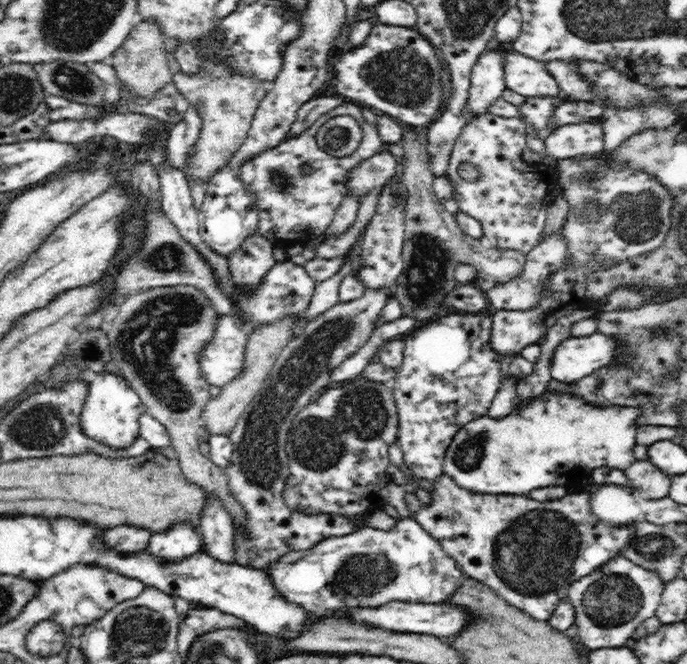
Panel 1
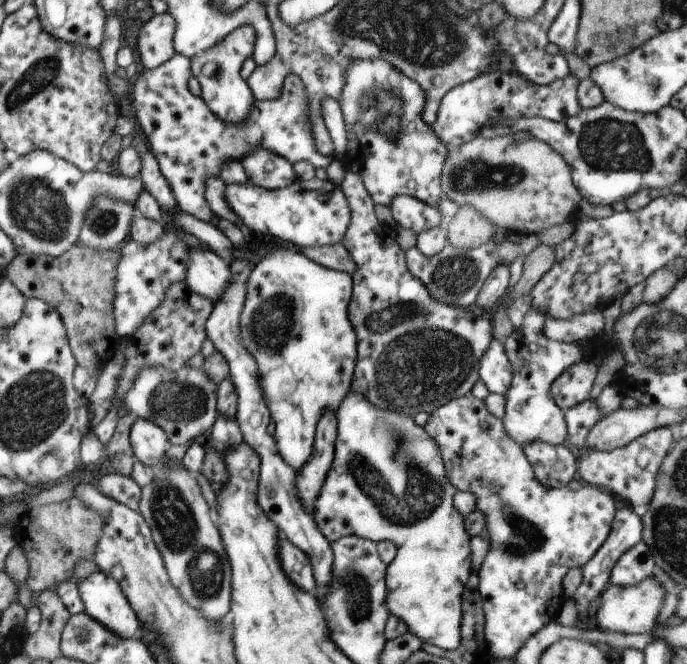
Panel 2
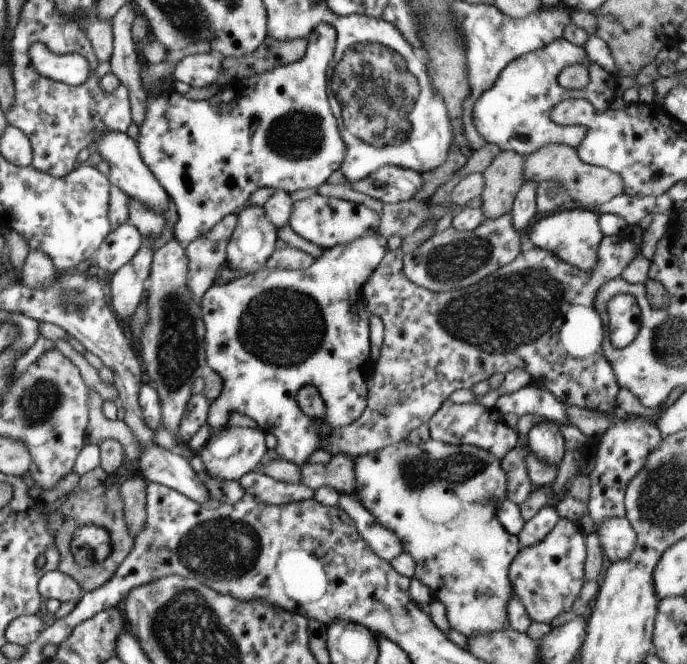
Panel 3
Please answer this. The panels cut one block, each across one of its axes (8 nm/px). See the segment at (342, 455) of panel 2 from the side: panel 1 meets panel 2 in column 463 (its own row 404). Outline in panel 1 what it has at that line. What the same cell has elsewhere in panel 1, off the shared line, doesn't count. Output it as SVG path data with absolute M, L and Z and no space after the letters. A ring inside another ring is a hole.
M542 394L536 402L520 404L512 414L502 420L490 416L476 418L466 424L454 436L452 444L446 450L444 474L448 474L460 488L474 492L478 496L530 496L538 488L566 486L568 482L586 482L594 468L616 468L626 470L636 462L634 448L638 438L636 418L640 416L638 408L594 408L578 398L570 396L546 396Z

